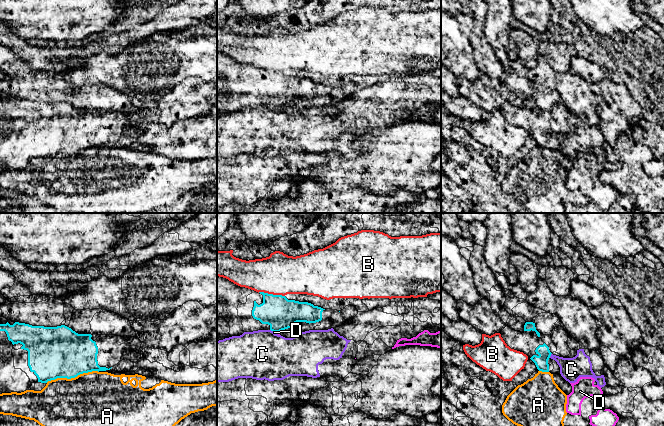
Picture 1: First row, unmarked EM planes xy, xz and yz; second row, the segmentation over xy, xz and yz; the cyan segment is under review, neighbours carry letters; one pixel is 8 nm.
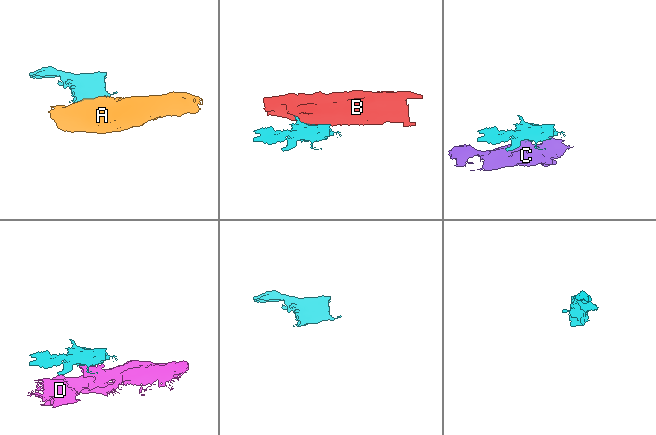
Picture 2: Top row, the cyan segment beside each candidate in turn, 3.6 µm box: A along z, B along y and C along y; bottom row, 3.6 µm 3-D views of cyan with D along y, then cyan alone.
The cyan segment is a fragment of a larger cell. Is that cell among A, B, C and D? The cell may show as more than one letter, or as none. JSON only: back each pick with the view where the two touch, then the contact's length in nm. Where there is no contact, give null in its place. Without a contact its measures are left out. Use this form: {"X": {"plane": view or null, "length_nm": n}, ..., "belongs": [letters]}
{"belongs": []}

